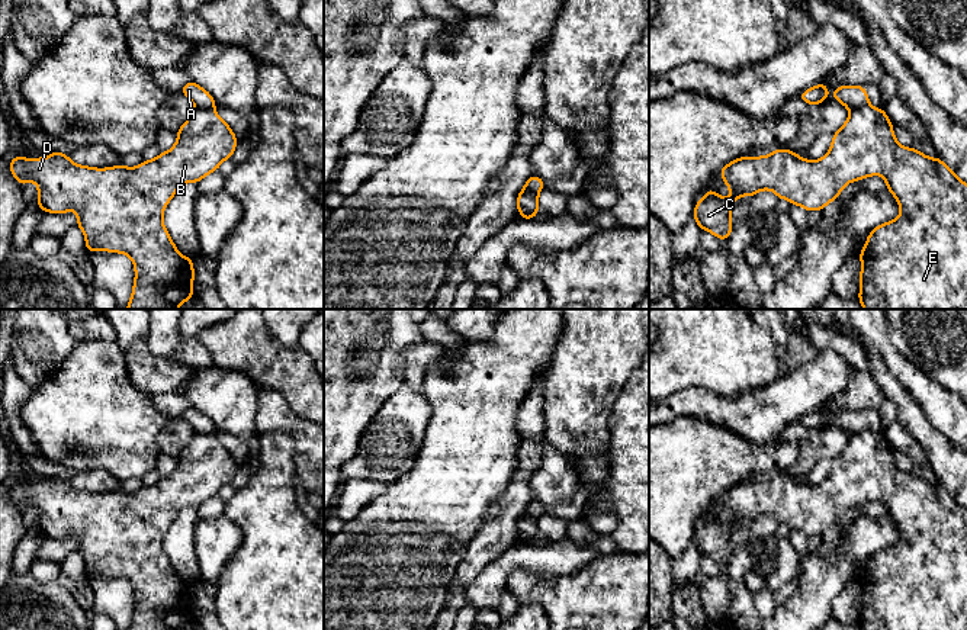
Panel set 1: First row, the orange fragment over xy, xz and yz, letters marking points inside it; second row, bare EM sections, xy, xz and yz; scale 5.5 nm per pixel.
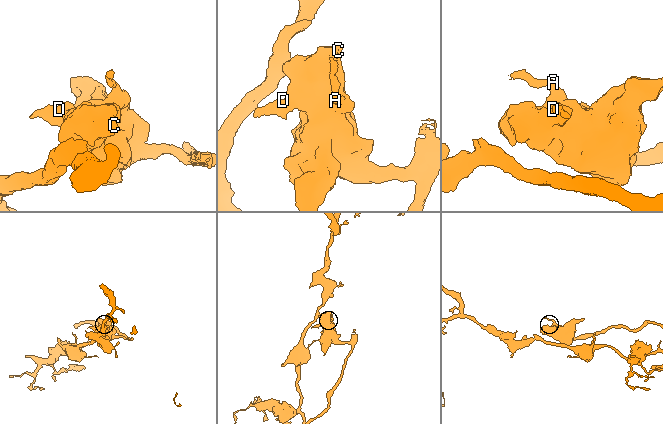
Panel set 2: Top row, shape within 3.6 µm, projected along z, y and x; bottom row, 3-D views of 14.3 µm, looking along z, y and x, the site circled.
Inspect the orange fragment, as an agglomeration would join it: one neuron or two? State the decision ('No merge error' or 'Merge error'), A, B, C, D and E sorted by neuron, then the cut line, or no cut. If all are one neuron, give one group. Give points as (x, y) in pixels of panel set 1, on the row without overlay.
Merge error. Groups: A / B C D E. Split along xy (196, 433), (214, 437)

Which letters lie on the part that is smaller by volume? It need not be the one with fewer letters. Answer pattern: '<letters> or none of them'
A

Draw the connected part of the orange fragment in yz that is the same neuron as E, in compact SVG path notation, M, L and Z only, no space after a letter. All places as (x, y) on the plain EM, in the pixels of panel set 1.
M871 430L851 435L844 451L832 460L832 472L817 486L809 486L790 475L775 475L765 482L740 482L726 489L720 498L732 521L723 524L714 515L707 514L706 521L695 528L693 543L701 556L710 556L720 566L732 559L730 536L740 521L755 521L761 515L772 515L778 524L787 524L807 537L822 536L835 525L841 515L851 507L868 501L884 502L889 517L897 524L900 541L894 546L876 552L867 562L861 582L861 608L858 626L861 630L961 630L958 620L967 618L967 508L961 507L954 496L938 482L929 483L915 473L902 472L884 434Z

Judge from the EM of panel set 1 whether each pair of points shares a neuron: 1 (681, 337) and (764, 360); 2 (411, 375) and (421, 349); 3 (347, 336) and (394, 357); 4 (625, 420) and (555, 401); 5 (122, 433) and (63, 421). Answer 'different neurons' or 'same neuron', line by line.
1: same neuron
2: same neuron
3: same neuron
4: different neurons
5: same neuron

